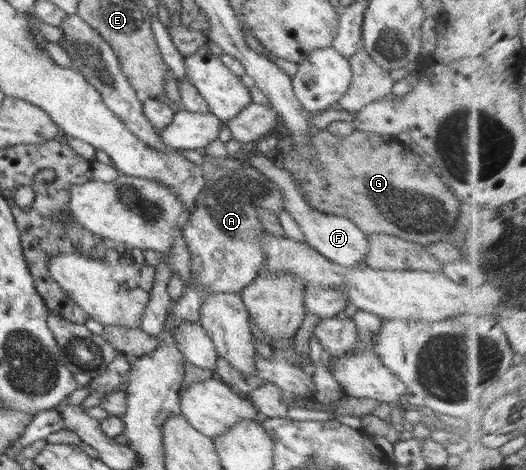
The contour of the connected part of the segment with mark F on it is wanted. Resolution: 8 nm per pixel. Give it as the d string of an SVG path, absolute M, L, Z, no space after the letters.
M256 152L254 156L248 157L246 163L254 167L254 169L258 169L258 171L262 172L262 175L268 177L270 181L274 181L280 187L280 191L284 193L282 194L284 210L299 225L308 245L337 265L348 268L363 265L368 253L368 239L365 233L350 218L335 216L334 214L324 213L316 209L313 210L299 194L294 178L292 178L288 171L280 169L274 164L272 155L263 155Z

